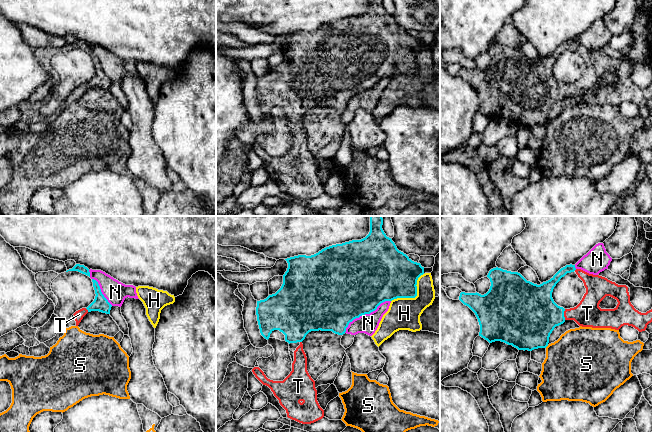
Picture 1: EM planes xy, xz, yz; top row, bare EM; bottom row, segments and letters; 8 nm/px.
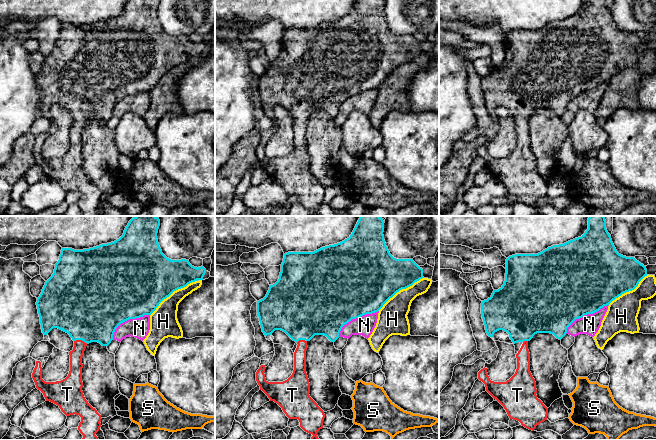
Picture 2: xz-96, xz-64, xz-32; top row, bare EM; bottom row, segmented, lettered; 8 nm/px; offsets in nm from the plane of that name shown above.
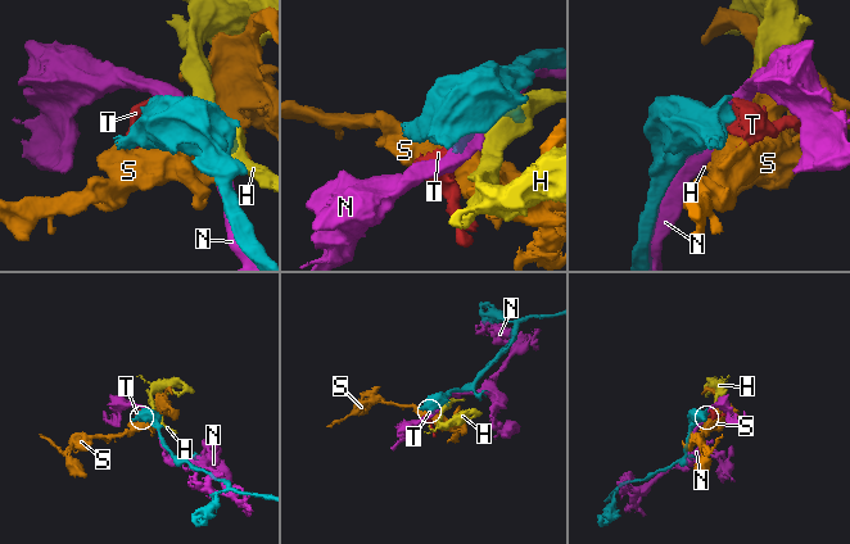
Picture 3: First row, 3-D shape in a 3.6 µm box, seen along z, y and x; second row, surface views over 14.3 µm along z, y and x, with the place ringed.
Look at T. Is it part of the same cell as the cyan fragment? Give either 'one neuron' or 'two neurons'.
one neuron

